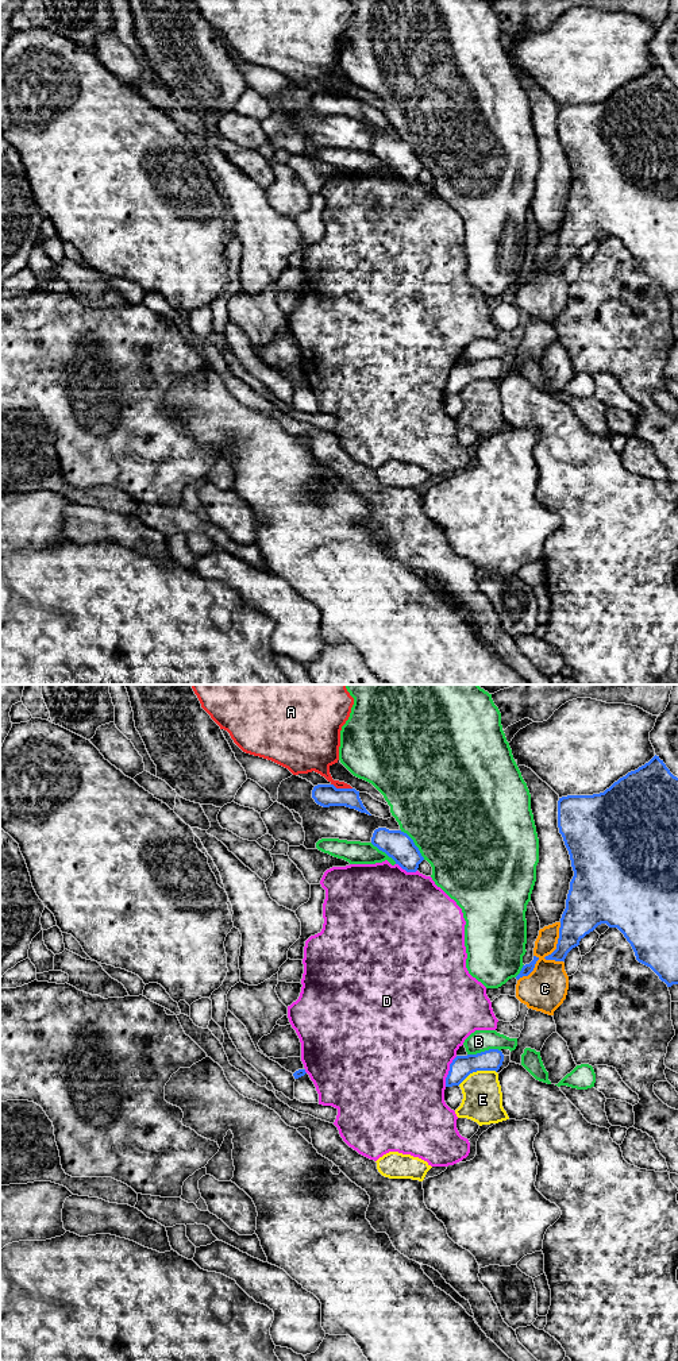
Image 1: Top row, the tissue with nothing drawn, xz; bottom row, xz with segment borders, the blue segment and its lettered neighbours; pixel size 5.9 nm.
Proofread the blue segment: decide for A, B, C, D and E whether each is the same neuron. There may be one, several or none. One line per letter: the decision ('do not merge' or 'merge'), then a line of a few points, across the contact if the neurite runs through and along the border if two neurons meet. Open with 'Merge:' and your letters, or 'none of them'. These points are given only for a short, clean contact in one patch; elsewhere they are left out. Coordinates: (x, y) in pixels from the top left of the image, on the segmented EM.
Merge: none of them
A: do not merge
B: do not merge
C: do not merge
D: do not merge
E: do not merge

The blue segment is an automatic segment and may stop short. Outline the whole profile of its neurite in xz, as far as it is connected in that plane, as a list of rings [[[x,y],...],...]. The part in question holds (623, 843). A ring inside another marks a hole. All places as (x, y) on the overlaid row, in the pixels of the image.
[[[655,755],[604,793],[559,798],[558,828],[569,851],[574,876],[560,918],[556,949],[544,959],[565,961],[586,934],[606,924],[624,934],[636,960],[650,967],[667,987],[678,984],[678,778]]]

